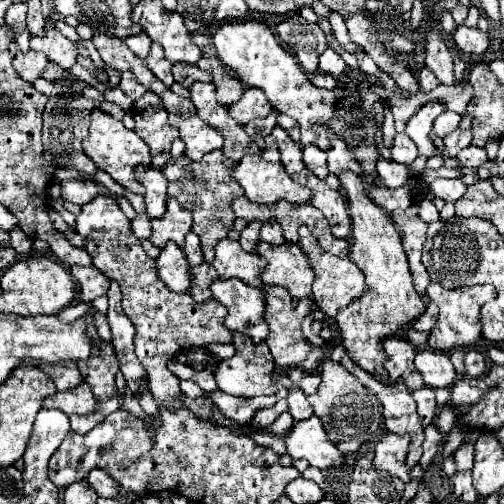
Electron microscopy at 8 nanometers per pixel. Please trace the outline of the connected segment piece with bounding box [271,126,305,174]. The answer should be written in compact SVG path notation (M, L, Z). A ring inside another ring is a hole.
M275 126L271 134L273 134L273 138L275 138L277 144L279 144L281 162L283 162L283 166L285 166L285 170L287 170L289 174L301 172L301 170L305 168L305 164L303 164L303 154L301 154L301 146L299 146L297 142L293 142L293 140L289 138L289 134L287 134L283 128L279 128L279 126Z

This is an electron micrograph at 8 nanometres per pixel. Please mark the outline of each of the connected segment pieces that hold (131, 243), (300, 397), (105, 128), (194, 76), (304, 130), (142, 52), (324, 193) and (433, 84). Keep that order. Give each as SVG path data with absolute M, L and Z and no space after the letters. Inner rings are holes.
M101 194L101 196L95 196L91 202L83 204L81 214L77 216L75 230L85 238L85 250L93 258L95 268L101 270L105 276L117 280L119 286L121 286L121 292L123 292L123 300L121 300L123 310L129 316L129 320L133 322L133 326L135 326L135 354L137 354L141 366L145 368L145 372L149 376L149 390L151 390L153 398L155 400L163 400L165 406L181 404L179 378L169 372L167 362L173 360L179 352L189 350L189 348L201 348L201 346L207 346L211 342L221 342L221 344L231 342L231 332L223 324L223 320L225 320L225 308L221 304L217 304L217 300L195 302L189 294L169 292L161 284L161 280L157 280L157 272L153 268L155 260L149 258L145 254L145 250L141 248L141 240L131 232L131 222L121 212L121 208L119 208L119 204L117 204L117 200L113 196L103 196Z
M281 376L281 382L283 382L283 384L287 386L287 390L289 390L287 402L289 402L289 412L291 412L293 420L305 420L305 418L313 416L313 408L309 406L307 396L305 396L299 388L291 386L291 384L287 382L287 376Z
M95 108L91 112L89 136L85 138L83 148L85 148L85 154L97 164L97 168L105 170L115 182L119 182L121 186L129 188L135 194L143 194L145 192L141 188L141 184L137 182L137 178L133 174L133 168L135 166L149 166L151 164L151 150L133 130L127 130L121 120L115 120L113 116L109 116L109 114L101 112L99 108Z
M173 64L173 76L175 76L175 82L179 82L185 88L189 88L197 80L209 82L209 74L207 72L199 70L197 66L189 66L189 64Z
M233 22L223 24L215 32L215 48L221 58L221 62L247 86L259 86L275 110L285 112L287 116L295 118L301 128L301 144L315 144L321 150L327 152L327 164L333 174L341 170L353 170L355 174L361 174L361 166L357 164L355 156L347 148L343 140L337 140L333 132L327 132L325 124L333 116L333 104L335 94L329 90L315 88L307 74L303 72L301 64L297 64L295 56L283 50L283 46L275 40L273 32L261 22Z
M145 32L137 34L137 36L129 36L125 38L125 44L131 48L131 52L135 52L139 58L145 58L151 46L151 40L145 36Z
M323 186L323 188L313 192L311 204L325 214L333 236L337 236L337 238L349 236L351 220L349 220L347 208L345 208L345 196L341 196L341 192Z
M421 68L421 72L419 72L419 88L423 90L423 92L431 92L431 90L435 90L439 84L437 84L437 80L435 80L435 76L429 72L429 68Z

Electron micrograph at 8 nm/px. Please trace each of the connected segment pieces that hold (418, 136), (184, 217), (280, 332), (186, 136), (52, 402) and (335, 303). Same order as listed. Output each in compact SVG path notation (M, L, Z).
M429 102L425 106L421 106L407 122L405 126L405 134L417 144L419 154L429 156L433 152L433 144L429 140L429 130L433 126L433 120L443 112L443 104L441 102Z
M169 198L167 200L167 212L161 216L161 218L153 218L151 220L151 242L155 246L161 246L161 244L167 244L169 240L175 242L179 248L185 240L185 236L191 232L191 212L179 208L177 200Z
M281 286L265 288L265 322L269 326L269 336L265 342L273 354L273 362L279 368L303 368L303 370L311 372L311 370L317 370L319 358L325 356L327 350L319 348L319 346L309 346L307 340L303 338L303 332L301 332L301 320L313 308L315 308L315 304L309 298L303 298L293 306L293 298Z
M169 114L169 122L179 130L179 138L185 142L185 156L191 160L201 160L211 150L223 146L223 136L209 124L205 124L197 114L187 118Z
M81 382L73 390L55 392L43 400L43 408L59 408L65 414L91 414L95 408L95 398L89 384Z
M299 226L299 248L305 252L305 256L309 258L309 264L315 272L315 280L313 280L313 294L311 298L315 300L317 308L331 318L331 322L335 320L339 308L343 308L345 304L349 304L349 300L353 300L355 296L361 296L361 292L365 290L365 276L363 272L357 268L355 262L351 262L349 258L343 256L333 256L329 252L325 252L319 242L315 240L315 236L311 236L307 226Z

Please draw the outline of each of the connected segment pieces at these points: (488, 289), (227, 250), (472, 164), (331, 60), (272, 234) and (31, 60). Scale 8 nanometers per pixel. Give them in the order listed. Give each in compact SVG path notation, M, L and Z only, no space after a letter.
M429 282L427 296L429 300L439 308L439 318L435 328L429 332L429 346L433 350L449 350L453 346L471 346L481 338L481 326L479 326L479 310L485 302L495 298L495 288L491 284L481 286L467 286L467 288L453 288L445 290L437 282Z
M223 238L215 244L215 260L213 260L215 270L219 272L221 278L241 278L249 286L261 288L261 278L257 272L261 272L261 258L249 252L243 252L239 242Z
M467 146L457 154L457 160L459 160L459 166L463 168L479 168L487 162L487 152L485 148L479 148L479 146Z
M327 48L327 50L319 56L319 72L339 76L343 70L345 70L345 62L343 62L343 58L341 58L335 50Z
M275 220L263 222L261 240L263 240L263 242L269 242L269 244L285 244L285 238L283 238L283 234L281 234L281 226L279 226Z
M19 50L13 52L13 68L27 80L27 82L35 82L37 78L43 76L43 70L47 68L49 60L39 54L39 52L29 52L23 54Z

